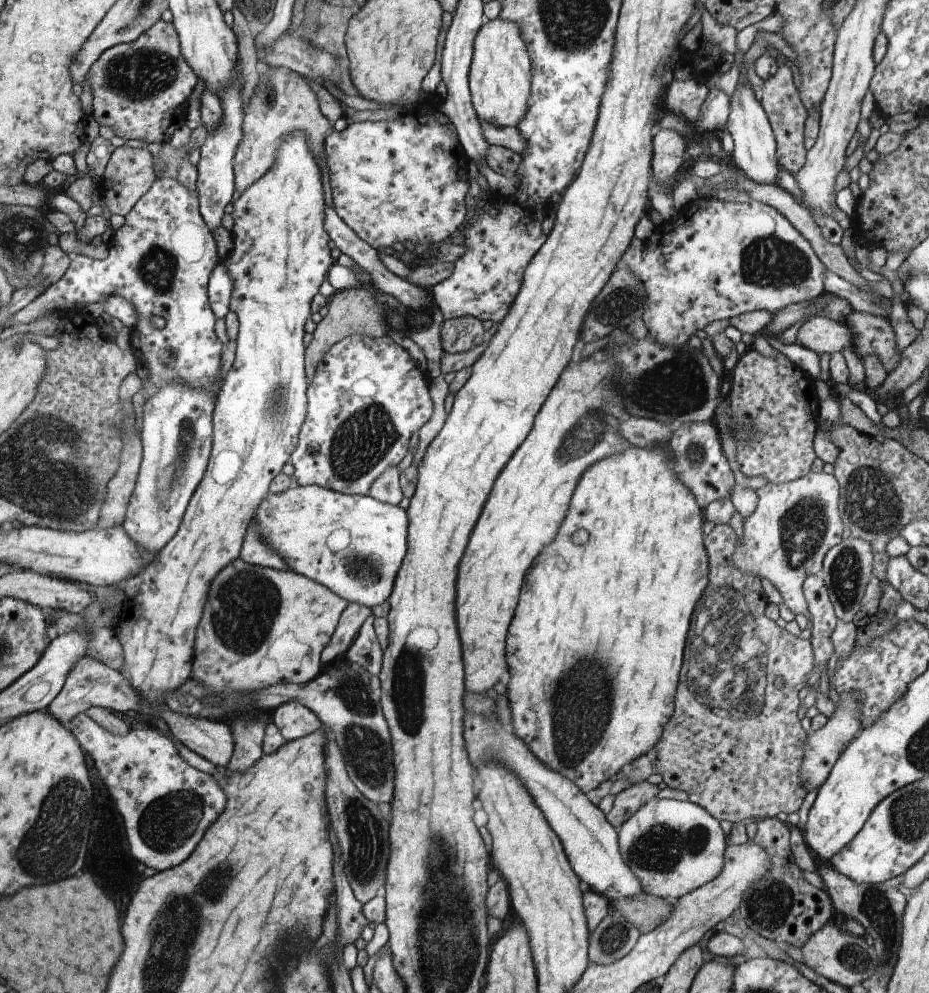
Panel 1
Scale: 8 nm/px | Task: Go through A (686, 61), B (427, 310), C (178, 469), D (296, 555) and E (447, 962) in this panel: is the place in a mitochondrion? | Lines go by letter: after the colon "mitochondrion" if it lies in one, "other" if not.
A: other
B: other
C: mitochondrion
D: other
E: mitochondrion

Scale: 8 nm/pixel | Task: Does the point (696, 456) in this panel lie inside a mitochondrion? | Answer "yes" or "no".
yes

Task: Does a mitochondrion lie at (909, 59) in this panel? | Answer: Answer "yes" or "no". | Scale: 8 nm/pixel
no

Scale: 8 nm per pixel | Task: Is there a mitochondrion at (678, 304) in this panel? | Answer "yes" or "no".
no

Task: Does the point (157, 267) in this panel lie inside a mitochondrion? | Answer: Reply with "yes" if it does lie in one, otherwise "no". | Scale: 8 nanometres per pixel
yes

